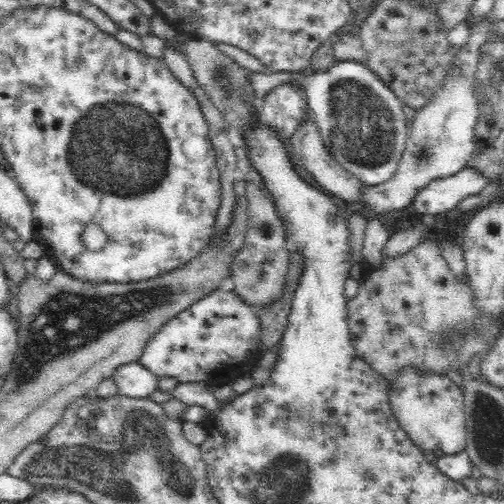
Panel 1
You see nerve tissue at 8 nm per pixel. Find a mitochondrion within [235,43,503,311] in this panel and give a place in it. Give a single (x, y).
(364, 126)

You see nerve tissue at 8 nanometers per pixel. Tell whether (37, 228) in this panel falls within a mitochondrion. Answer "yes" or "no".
no

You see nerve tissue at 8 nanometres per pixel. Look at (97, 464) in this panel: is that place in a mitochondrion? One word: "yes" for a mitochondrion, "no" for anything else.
yes

